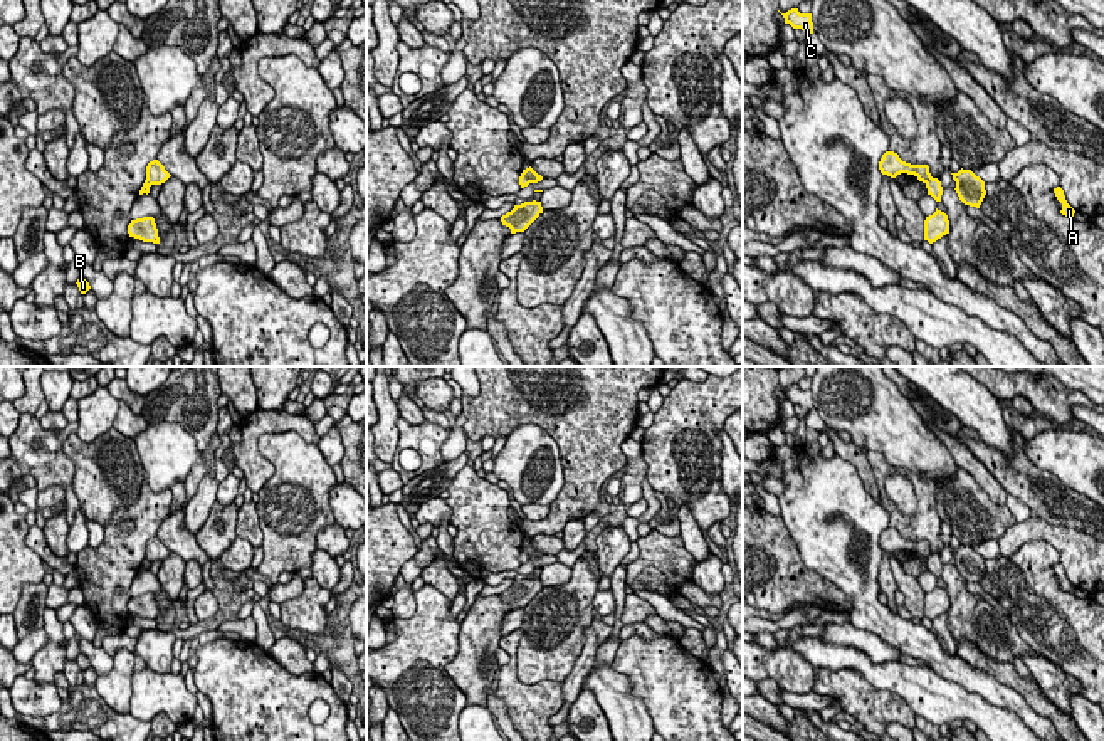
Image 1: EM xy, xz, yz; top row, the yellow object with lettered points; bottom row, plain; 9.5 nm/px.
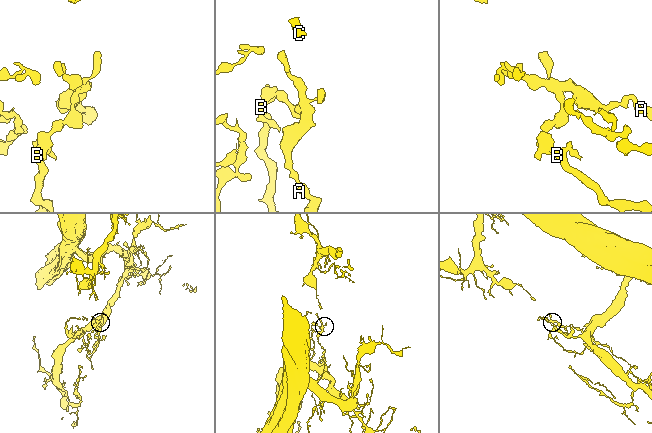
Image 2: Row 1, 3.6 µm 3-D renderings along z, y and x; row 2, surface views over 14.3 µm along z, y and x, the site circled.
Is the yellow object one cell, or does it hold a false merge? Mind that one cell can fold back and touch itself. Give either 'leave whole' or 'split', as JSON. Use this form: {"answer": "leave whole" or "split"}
{"answer": "leave whole"}

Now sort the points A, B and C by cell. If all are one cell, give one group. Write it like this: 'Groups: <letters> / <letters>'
Groups: A B C

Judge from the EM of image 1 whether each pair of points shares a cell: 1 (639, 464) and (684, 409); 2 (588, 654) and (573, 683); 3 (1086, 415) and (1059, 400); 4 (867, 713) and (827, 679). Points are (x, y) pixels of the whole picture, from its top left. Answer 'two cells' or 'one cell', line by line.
1: two cells
2: one cell
3: two cells
4: one cell

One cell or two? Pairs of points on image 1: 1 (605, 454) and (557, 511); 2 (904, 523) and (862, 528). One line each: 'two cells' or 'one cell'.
1: one cell
2: two cells

